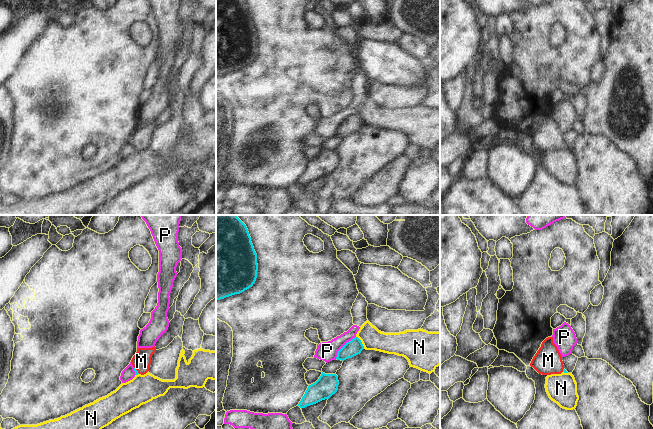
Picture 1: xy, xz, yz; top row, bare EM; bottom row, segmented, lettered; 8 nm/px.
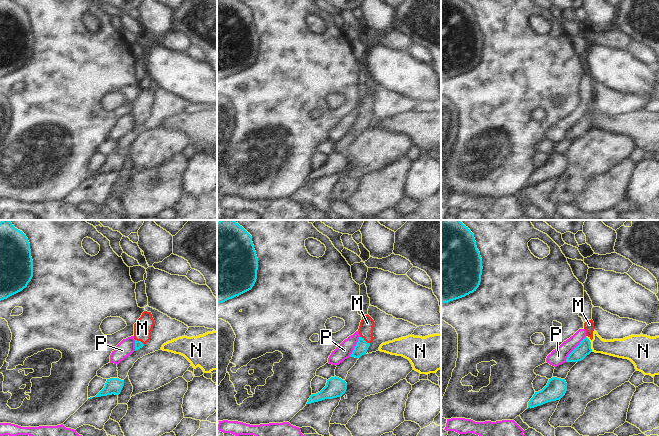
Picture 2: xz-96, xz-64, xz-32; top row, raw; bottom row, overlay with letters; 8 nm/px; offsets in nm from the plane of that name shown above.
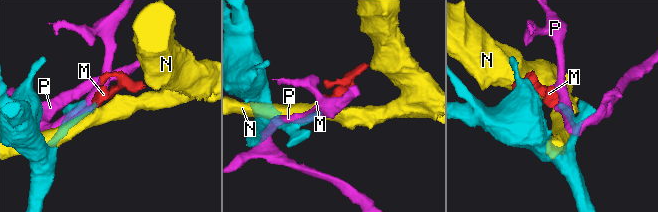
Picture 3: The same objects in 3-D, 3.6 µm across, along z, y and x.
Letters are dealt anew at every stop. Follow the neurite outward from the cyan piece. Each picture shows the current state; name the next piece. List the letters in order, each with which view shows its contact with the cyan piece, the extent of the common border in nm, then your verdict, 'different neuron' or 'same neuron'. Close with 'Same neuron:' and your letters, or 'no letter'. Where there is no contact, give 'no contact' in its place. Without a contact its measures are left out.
M: xy | 70 nm | same neuron
N: xz | 120 nm | different neuron
P: xz | 240 nm | different neuron
Same neuron: M

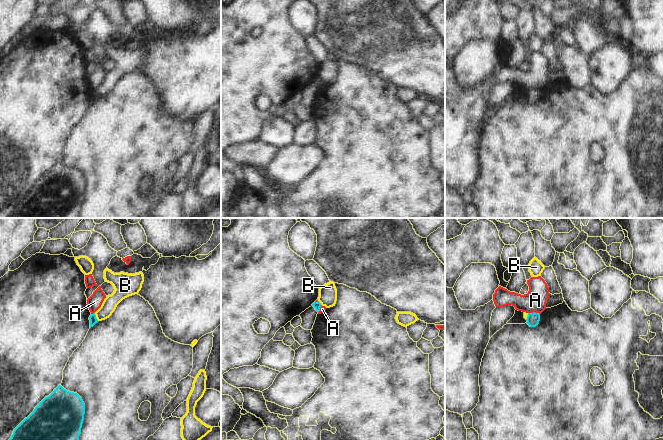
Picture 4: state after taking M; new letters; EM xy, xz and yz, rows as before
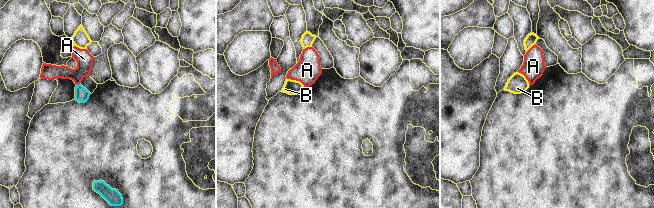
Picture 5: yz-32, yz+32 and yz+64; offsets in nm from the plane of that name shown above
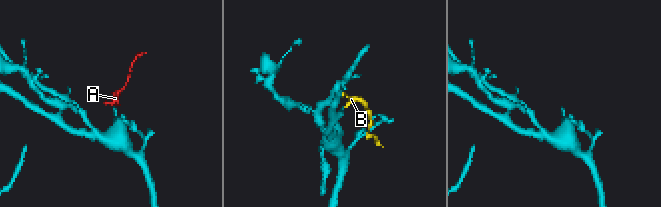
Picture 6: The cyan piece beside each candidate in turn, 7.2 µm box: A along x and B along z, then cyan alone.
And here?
A: yz | 100 nm | different neuron
B: xy | 80 nm | different neuron
Same neuron: no letter

